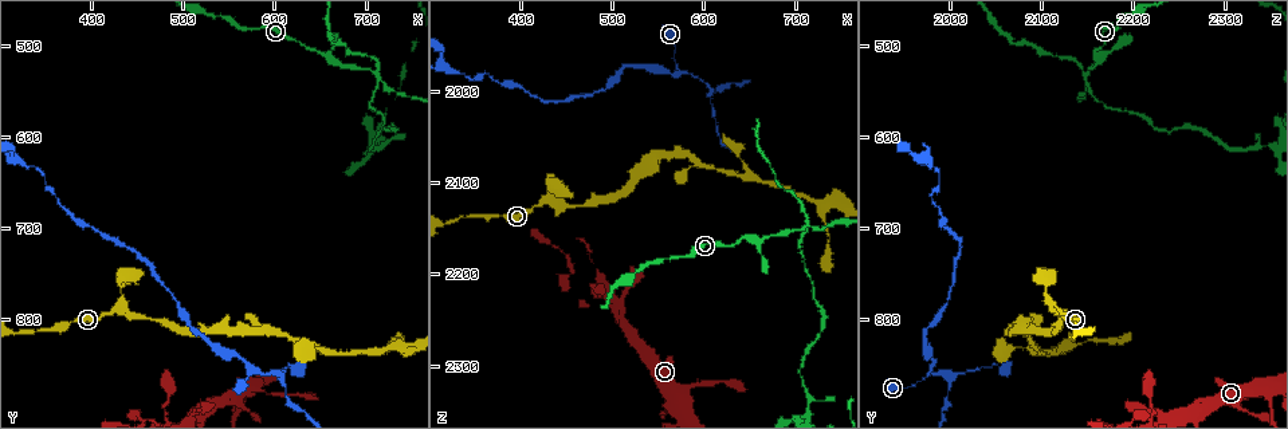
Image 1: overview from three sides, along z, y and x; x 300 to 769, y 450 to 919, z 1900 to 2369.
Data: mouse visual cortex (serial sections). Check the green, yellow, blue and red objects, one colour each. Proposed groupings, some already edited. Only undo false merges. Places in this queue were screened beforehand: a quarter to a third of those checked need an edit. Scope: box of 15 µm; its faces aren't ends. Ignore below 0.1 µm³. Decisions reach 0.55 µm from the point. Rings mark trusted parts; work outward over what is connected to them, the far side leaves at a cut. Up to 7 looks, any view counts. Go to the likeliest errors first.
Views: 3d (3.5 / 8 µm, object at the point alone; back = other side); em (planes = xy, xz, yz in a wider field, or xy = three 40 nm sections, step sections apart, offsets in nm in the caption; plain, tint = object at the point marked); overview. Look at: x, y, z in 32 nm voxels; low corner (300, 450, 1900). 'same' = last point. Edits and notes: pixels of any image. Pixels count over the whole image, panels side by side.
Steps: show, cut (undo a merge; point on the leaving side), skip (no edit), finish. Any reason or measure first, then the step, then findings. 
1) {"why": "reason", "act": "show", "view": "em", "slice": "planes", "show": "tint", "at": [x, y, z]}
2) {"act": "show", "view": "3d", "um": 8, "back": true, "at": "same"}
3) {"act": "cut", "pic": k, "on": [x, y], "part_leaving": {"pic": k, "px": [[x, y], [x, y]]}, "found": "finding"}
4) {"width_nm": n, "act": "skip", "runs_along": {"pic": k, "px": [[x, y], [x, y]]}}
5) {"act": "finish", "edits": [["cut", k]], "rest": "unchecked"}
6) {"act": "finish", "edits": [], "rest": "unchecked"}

{"why": "four or more arms meet", "act": "show", "view": "3d", "um": 3.5, "at": [710, 530, 2150]}

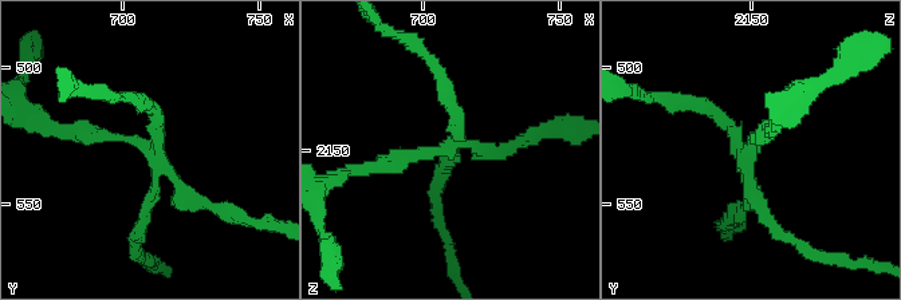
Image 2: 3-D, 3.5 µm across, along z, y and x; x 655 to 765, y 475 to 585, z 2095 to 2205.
{"arms": 4, "arm_widths_nm": [150, 150, 200, 200], "act": "show", "view": "em", "slice": "xy", "step": 2, "show": "tint", "at": [712, 533, 2148]}

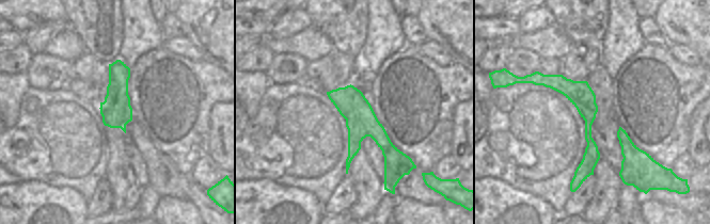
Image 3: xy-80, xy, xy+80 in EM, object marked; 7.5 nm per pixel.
{"width_nm": 240, "act": "cut", "pic": 2, "on": [144, 216], "part_leaving": {"pic": 2, "px": [[154, 162], [138, 253]]}, "found": "a second cell is stuck on"}

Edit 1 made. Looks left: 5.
{"act": "show", "view": "overview"}

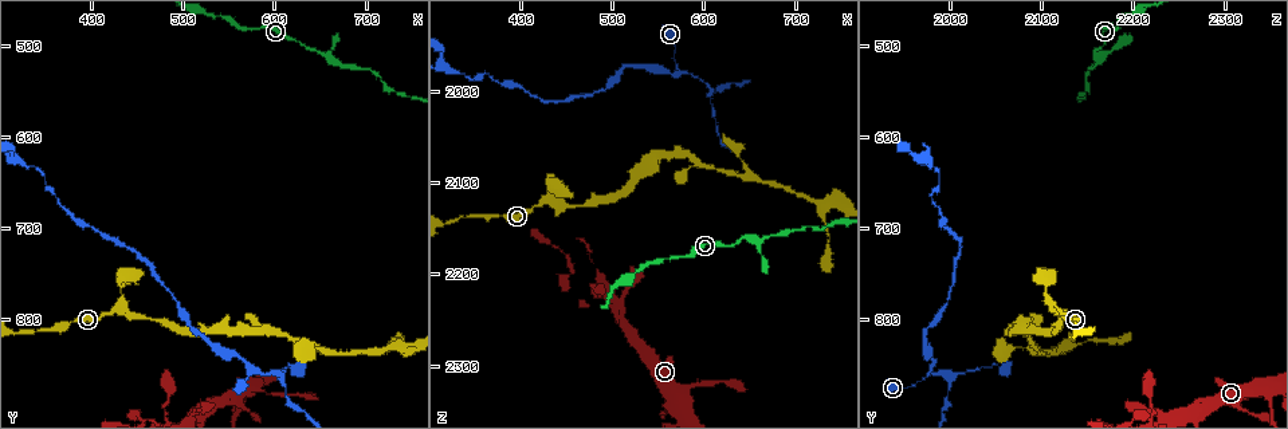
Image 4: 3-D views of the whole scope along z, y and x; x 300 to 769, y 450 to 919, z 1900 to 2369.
{"why": "a fork", "act": "show", "view": "3d", "um": 8, "at": [570, 860, 1975]}

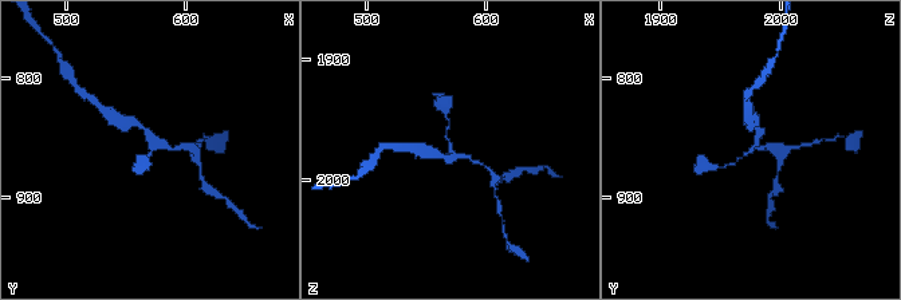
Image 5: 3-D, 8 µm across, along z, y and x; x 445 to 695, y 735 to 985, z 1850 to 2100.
{"act": "show", "view": "em", "slice": "xy", "step": 1, "show": "tint", "at": [572, 856, 1980]}

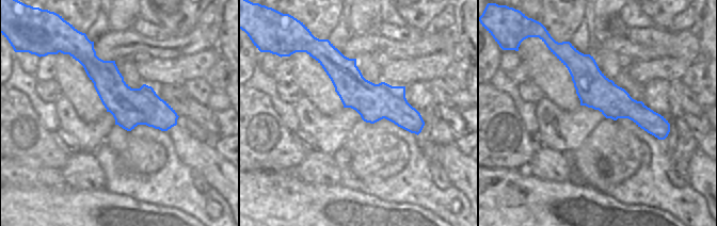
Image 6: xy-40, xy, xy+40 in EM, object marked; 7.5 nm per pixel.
{"act": "skip", "runs_along": {"pic": 6, "px": [[559, 55], [614, 102], [666, 131]]}, "found": "all the same cell"}

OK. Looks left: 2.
{"why": "small branch off a trunk", "act": "show", "view": "3d", "um": 8, "at": [570, 880, 2340]}

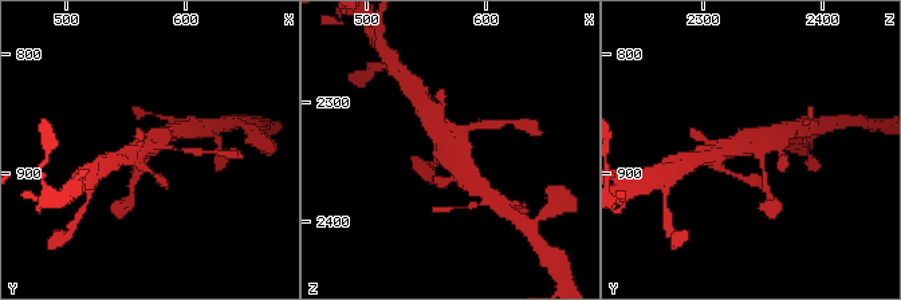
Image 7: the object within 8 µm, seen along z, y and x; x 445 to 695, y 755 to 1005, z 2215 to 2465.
{"act": "show", "view": "em", "slice": "xy", "step": 5, "show": "tint", "at": [566, 878, 2342]}

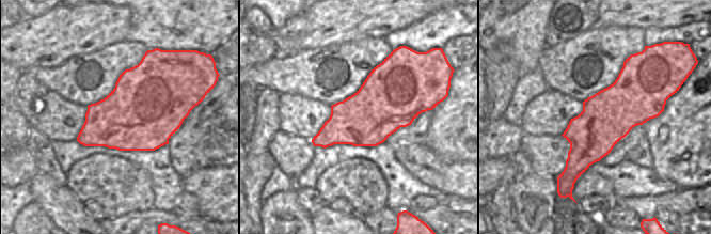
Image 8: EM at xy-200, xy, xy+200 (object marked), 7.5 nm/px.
{"act": "skip", "runs_along": {"pic": 7, "px": [[722, 149], [758, 147], [764, 180]]}, "found": "all the same cell"}

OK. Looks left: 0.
{"act": "finish", "edits": [["cut", 2]], "rest": "unchecked"}

